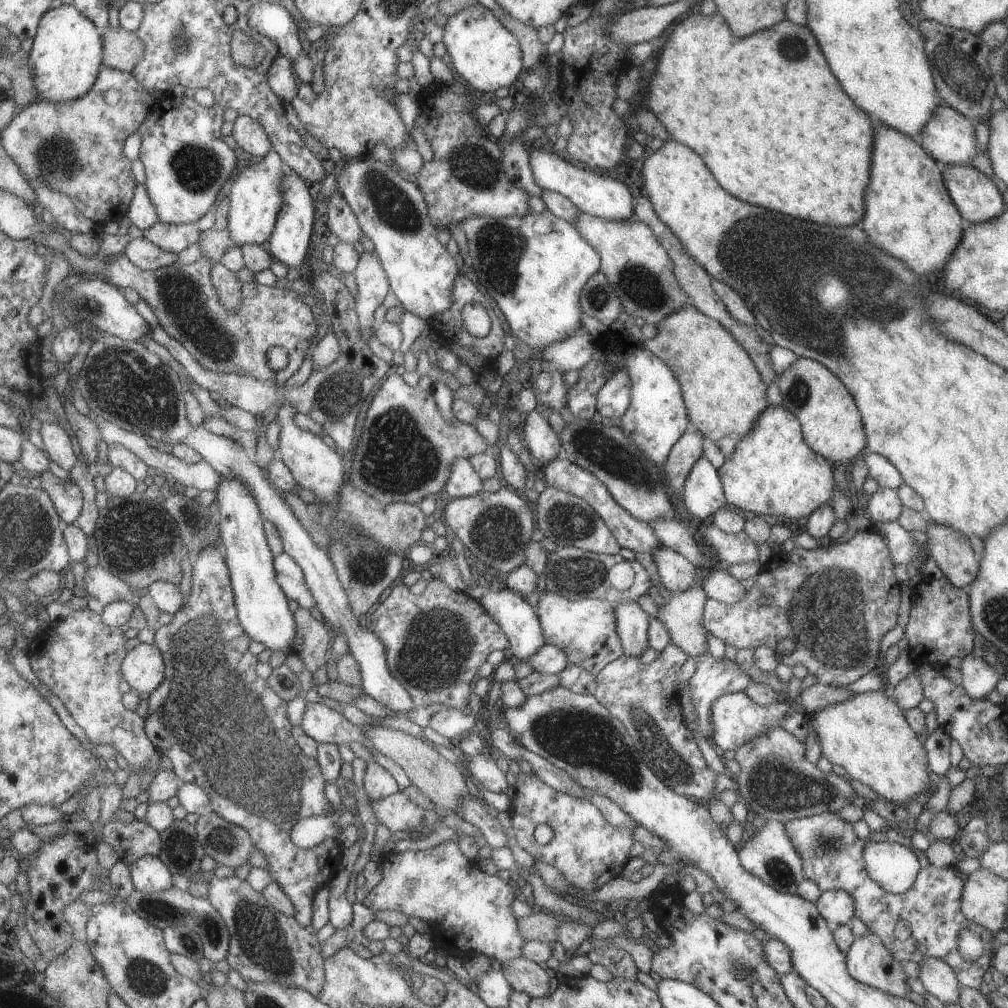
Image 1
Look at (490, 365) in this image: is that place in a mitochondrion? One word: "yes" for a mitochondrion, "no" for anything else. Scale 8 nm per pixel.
no

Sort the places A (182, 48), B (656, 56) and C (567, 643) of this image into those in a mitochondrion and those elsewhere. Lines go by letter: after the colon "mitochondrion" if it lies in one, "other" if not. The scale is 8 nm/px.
A: mitochondrion
B: other
C: other

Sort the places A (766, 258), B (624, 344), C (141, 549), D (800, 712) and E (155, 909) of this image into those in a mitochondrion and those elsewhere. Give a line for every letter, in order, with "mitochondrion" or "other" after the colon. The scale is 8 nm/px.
A: mitochondrion
B: other
C: mitochondrion
D: other
E: mitochondrion

